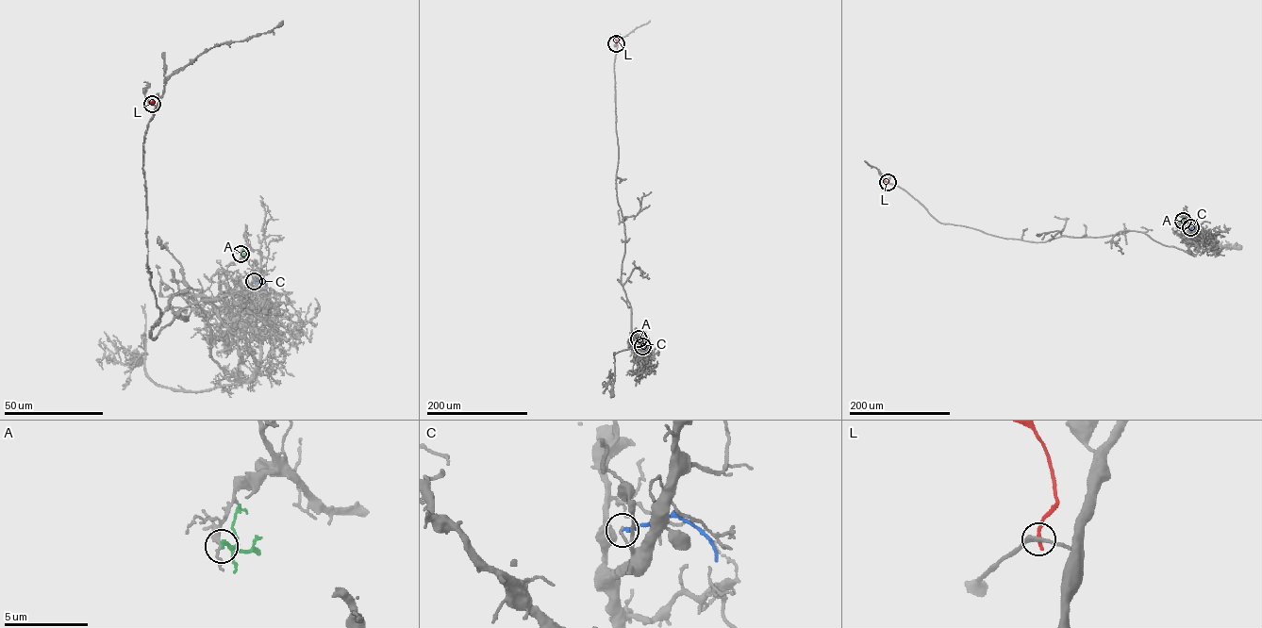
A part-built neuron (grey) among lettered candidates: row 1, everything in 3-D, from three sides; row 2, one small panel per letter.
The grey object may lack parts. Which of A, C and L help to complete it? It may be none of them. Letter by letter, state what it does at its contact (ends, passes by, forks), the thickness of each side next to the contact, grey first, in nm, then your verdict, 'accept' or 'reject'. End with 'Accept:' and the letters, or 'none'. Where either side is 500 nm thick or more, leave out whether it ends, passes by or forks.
A: it passes by; calibres 110 and 160 nm; reject
C: it ends; calibres 120 and 200 nm; reject
L: it ends; calibres 280 and 260 nm; reject
Accept: none

